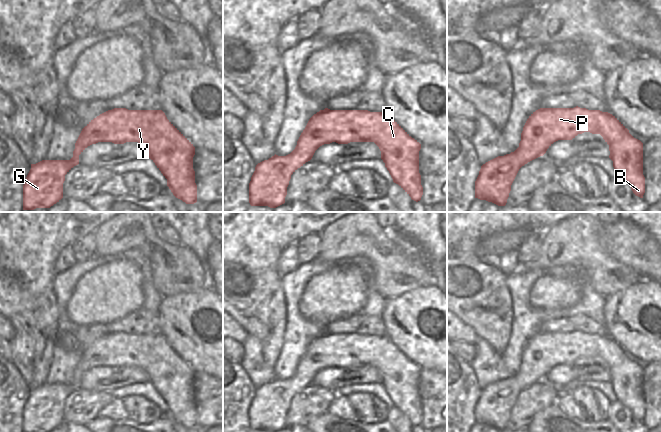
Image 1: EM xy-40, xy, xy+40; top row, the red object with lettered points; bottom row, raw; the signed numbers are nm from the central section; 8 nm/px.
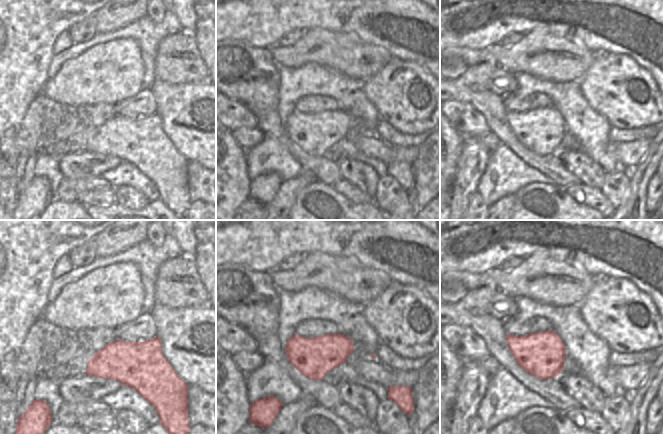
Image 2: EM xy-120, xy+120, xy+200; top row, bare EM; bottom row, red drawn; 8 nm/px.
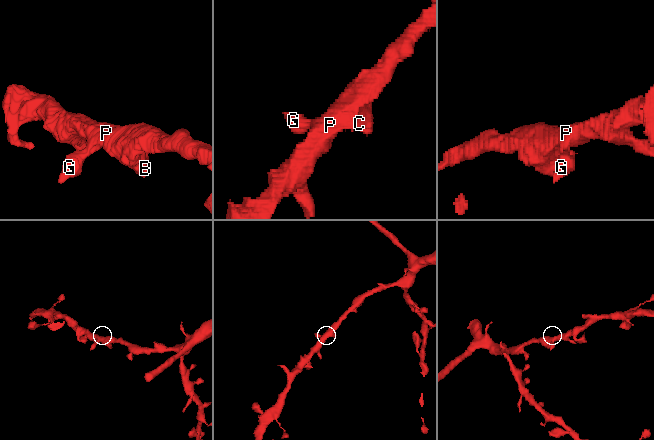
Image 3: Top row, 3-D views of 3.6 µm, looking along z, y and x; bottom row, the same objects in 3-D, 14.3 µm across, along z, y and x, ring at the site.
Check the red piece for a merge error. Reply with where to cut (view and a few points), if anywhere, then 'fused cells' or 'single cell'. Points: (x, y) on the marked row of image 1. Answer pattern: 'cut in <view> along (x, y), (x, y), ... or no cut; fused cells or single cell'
no cut; single cell

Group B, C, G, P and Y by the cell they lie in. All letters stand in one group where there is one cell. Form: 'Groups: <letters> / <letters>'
Groups: B C G P Y.

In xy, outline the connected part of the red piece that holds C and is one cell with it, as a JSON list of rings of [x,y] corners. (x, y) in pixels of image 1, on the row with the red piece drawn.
[[[325,108],[309,119],[290,154],[275,154],[256,165],[249,183],[250,205],[276,208],[284,204],[291,175],[310,161],[320,146],[332,142],[374,142],[393,182],[412,200],[421,200],[421,144],[417,140],[386,112]]]

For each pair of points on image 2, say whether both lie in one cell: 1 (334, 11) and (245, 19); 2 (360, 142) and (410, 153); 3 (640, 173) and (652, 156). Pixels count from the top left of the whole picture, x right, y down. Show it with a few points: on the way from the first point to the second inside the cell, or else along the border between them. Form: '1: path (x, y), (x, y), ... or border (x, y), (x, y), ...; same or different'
1: path (312, 11), (267, 12); same
2: path (372, 146), (387, 153), (398, 153); same
3: path (644, 169), (651, 160); same

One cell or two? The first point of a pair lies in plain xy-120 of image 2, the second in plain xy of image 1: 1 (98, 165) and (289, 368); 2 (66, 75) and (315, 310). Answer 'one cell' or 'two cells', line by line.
1: two cells
2: one cell

